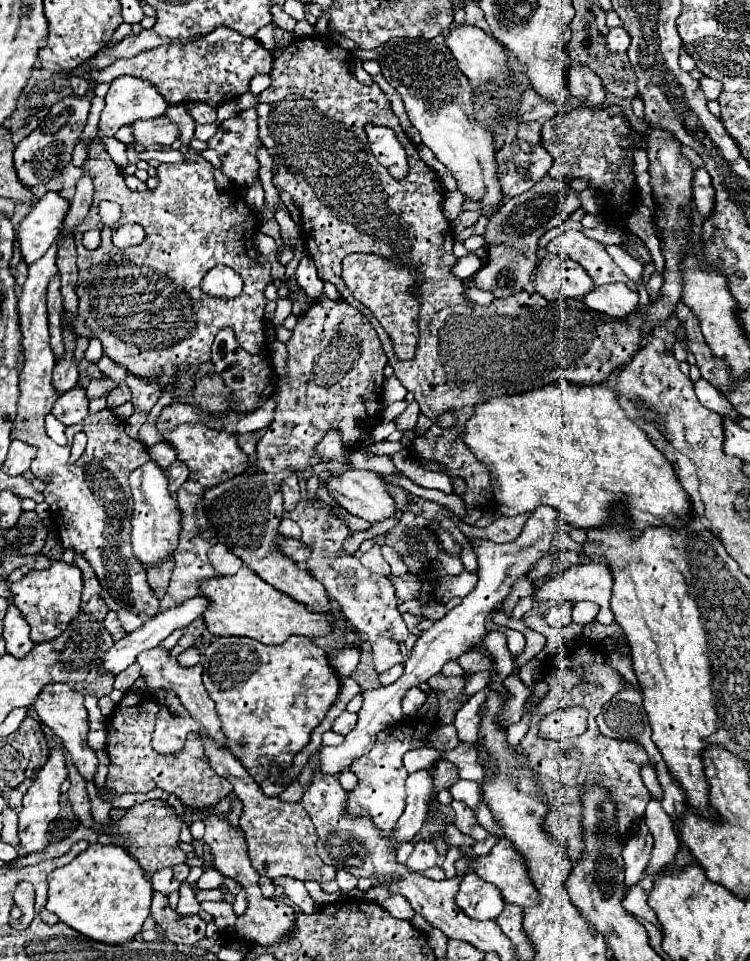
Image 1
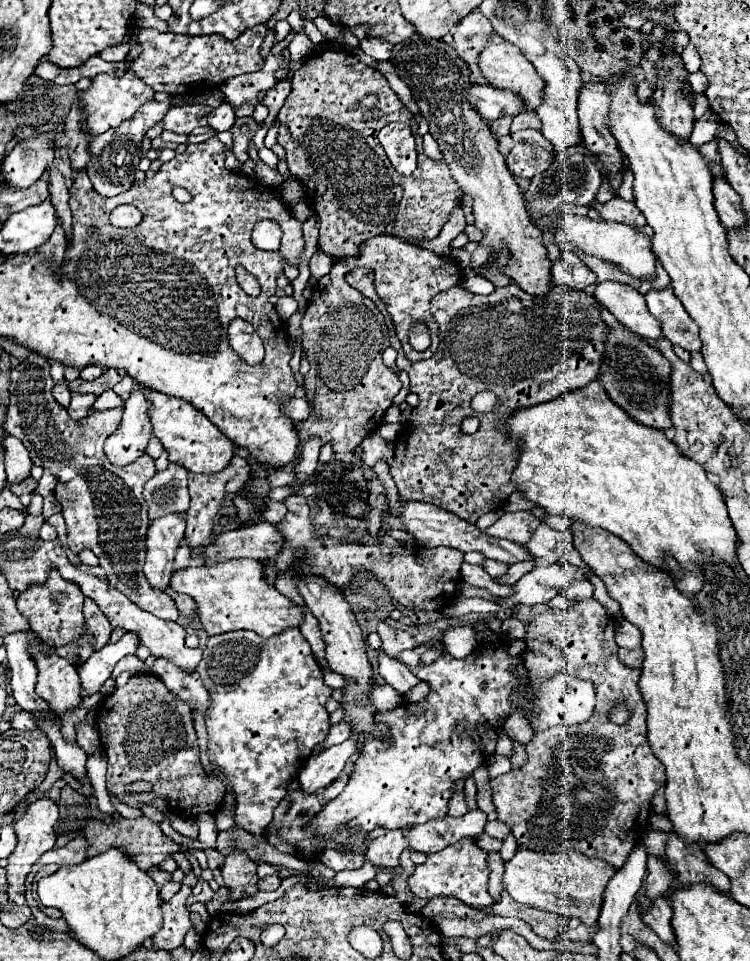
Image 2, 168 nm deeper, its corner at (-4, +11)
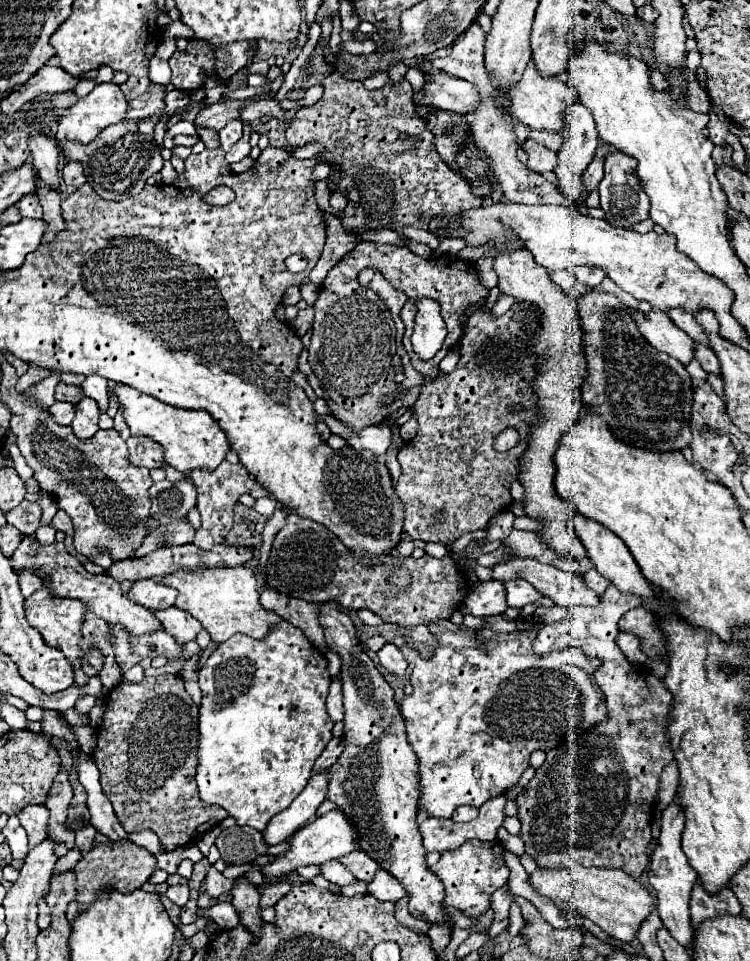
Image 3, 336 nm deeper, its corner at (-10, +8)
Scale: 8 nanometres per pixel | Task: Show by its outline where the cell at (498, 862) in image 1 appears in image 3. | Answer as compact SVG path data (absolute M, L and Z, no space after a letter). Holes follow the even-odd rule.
M538 867L528 875L528 883L538 895L550 899L558 909L576 909L584 919L594 921L610 937L630 943L640 929L640 923L656 907L656 899L634 877L616 867L568 867L546 869Z

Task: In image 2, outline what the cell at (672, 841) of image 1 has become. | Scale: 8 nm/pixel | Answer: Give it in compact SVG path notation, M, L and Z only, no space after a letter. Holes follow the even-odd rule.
M648 858L648 878L646 878L646 884L644 884L644 896L648 898L648 904L644 908L640 908L640 914L644 910L650 908L652 900L662 896L662 892L668 890L668 884L670 884L670 872L666 872L666 864L662 860L656 860L656 858Z

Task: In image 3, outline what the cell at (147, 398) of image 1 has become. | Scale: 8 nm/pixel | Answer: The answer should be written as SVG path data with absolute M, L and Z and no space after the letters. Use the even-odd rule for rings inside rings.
M128 437L126 441L128 445L128 459L134 467L148 467L148 469L154 469L154 467L162 467L164 465L164 449L152 441L150 437Z

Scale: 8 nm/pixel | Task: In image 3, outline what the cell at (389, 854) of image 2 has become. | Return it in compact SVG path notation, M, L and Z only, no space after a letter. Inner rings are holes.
M378 869L372 883L368 885L368 893L382 901L398 901L406 895L406 889L400 885L400 881L396 881L394 875L388 875L388 871Z

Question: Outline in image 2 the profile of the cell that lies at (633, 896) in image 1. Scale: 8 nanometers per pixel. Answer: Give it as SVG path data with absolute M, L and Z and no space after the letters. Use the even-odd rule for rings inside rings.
M664 896L656 898L652 902L652 908L650 912L646 912L642 916L642 920L646 922L646 926L656 932L656 936L664 942L664 944L676 944L676 938L674 938L674 930L670 926L670 920L672 920L672 908L668 904L668 900Z

